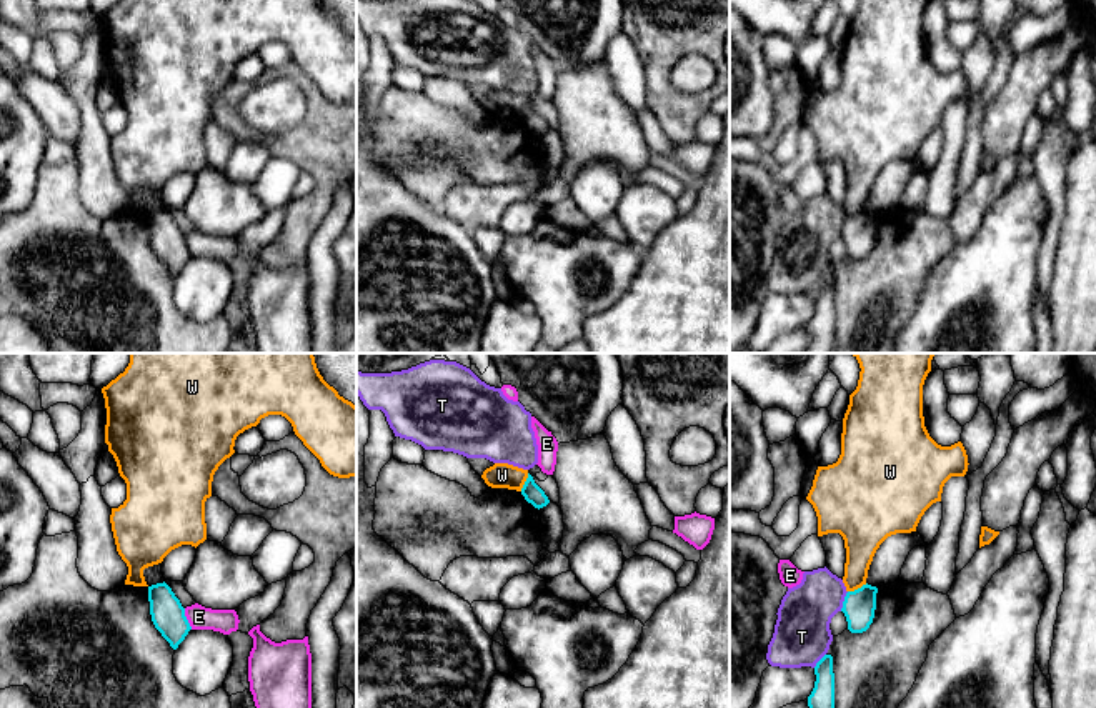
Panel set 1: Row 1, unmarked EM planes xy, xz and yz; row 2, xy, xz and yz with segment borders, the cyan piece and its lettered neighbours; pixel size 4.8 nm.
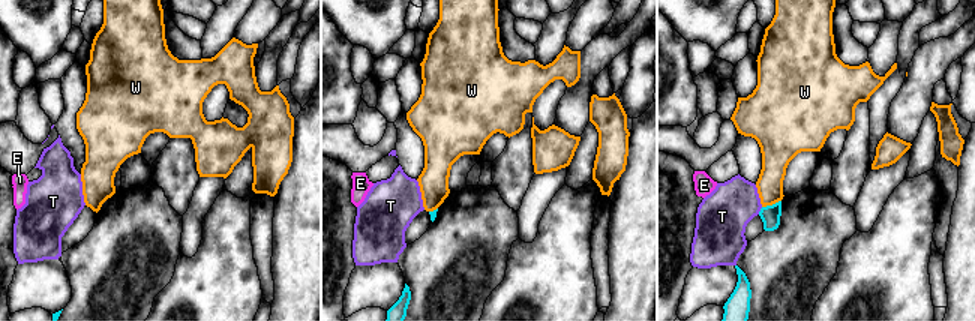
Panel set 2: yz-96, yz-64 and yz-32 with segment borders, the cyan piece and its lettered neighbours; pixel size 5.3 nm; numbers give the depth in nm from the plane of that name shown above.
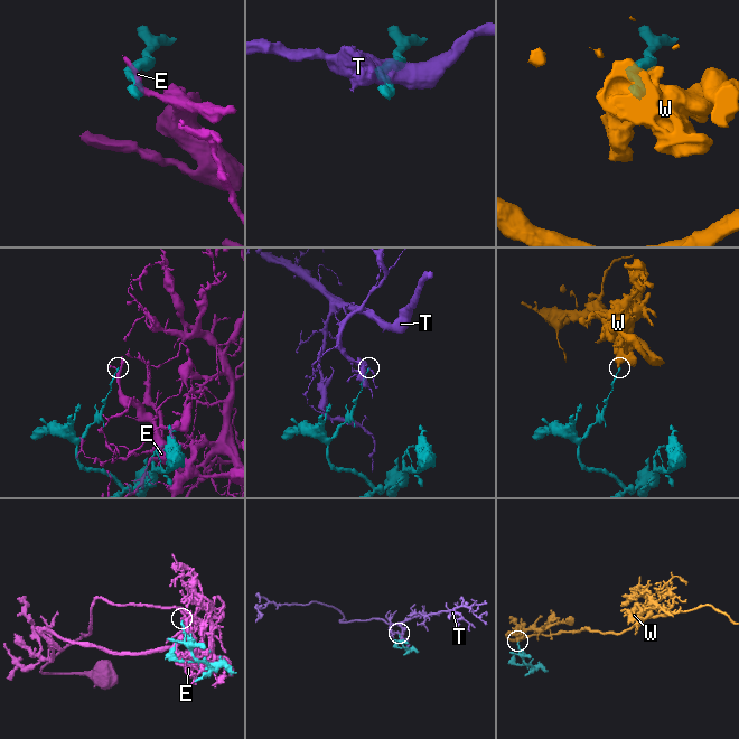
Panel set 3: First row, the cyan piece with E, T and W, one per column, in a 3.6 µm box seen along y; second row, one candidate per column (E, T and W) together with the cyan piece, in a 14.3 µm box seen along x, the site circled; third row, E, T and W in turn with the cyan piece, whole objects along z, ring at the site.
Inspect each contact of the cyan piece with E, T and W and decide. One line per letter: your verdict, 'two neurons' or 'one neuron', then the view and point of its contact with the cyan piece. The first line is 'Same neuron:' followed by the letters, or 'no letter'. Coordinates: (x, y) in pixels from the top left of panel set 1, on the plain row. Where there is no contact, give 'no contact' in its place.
Same neuron: no letter
E: two neurons; meets cyan in xy at (185, 245)
T: two neurons; meets cyan in yz at (843, 229)
W: two neurons; meets cyan in yz at (858, 215)

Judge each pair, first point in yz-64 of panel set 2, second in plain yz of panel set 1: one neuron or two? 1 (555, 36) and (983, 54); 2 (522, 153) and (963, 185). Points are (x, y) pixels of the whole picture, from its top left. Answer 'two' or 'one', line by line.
1: one
2: two

